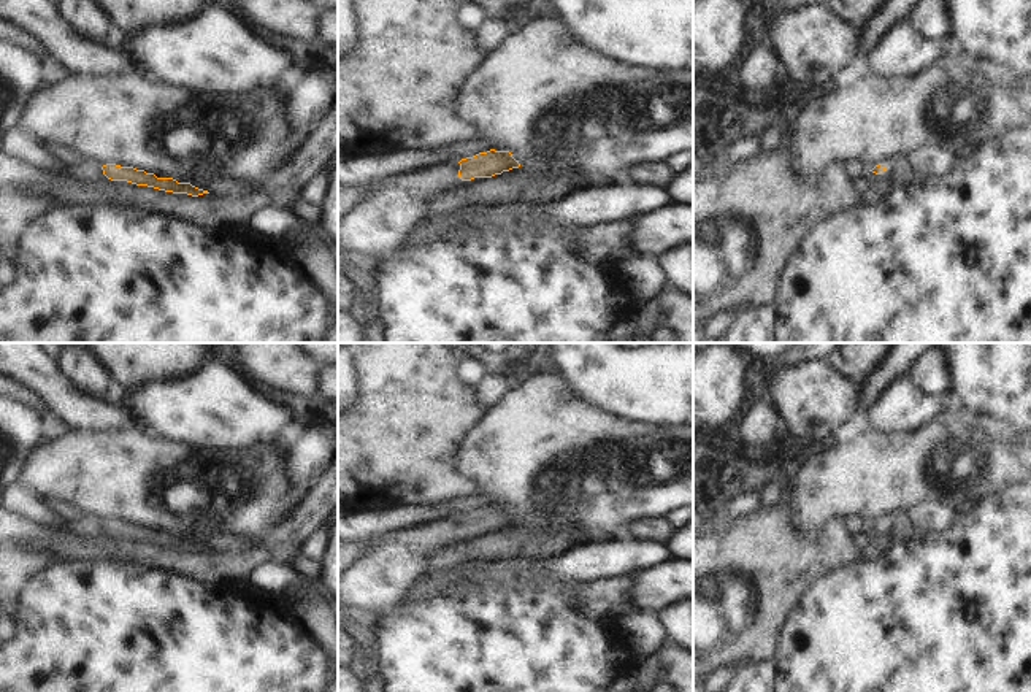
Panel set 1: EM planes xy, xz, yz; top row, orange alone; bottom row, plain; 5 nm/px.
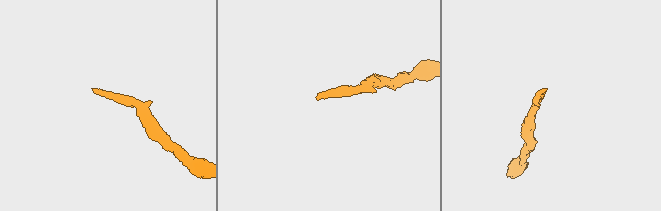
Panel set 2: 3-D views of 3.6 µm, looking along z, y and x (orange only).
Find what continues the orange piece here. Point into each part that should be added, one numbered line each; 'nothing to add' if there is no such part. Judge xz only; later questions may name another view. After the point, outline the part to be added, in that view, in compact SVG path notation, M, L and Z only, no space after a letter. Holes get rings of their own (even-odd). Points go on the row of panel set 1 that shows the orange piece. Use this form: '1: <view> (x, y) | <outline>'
1: xz (384, 218) | M400 152L381 156L378 165L389 181L363 194L355 208L338 225L338 248L347 254L382 257L404 244L428 219L433 198L460 183L460 163L452 159L420 159L412 170Z

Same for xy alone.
1: xy (38, 161) | M24 125L14 127L6 135L5 152L24 160L22 171L32 183L38 183L46 175L57 176L56 192L59 194L71 192L75 186L87 186L90 192L95 192L105 178L102 167L87 159L62 165L49 144L27 132Z

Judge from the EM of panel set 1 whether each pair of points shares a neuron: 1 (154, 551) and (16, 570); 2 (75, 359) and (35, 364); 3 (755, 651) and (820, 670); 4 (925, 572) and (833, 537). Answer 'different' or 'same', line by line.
1: different
2: different
3: different
4: different

